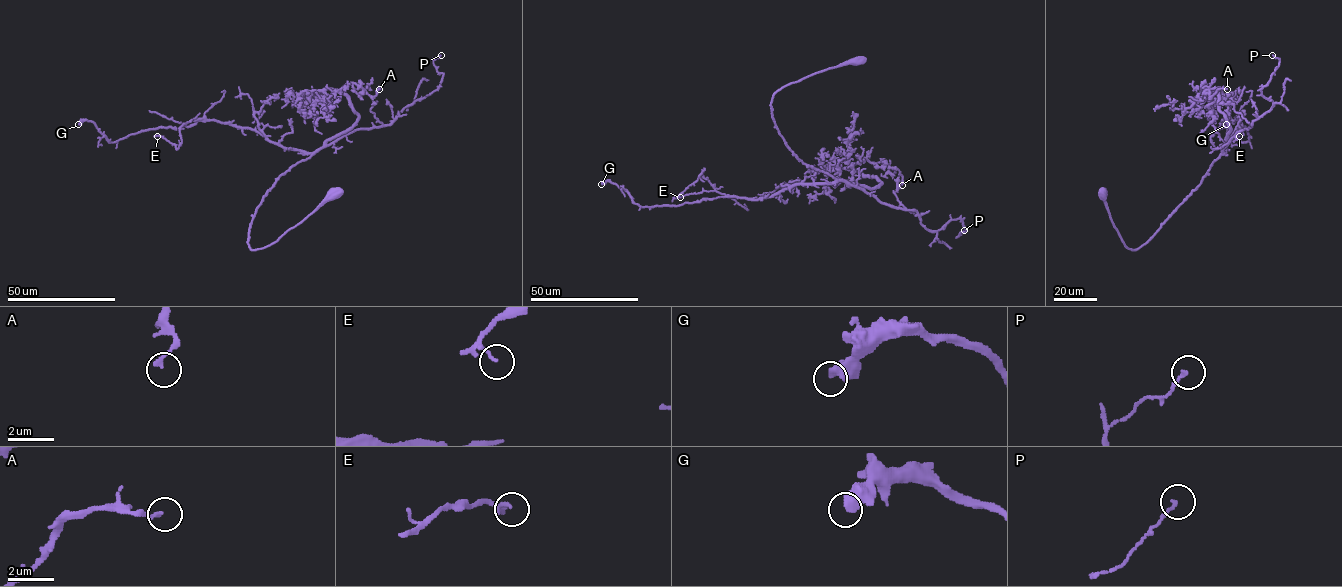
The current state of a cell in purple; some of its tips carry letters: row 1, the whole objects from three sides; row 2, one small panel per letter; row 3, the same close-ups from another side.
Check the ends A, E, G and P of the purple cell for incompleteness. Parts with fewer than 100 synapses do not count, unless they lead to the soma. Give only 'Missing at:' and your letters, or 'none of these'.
Missing at: none of these

